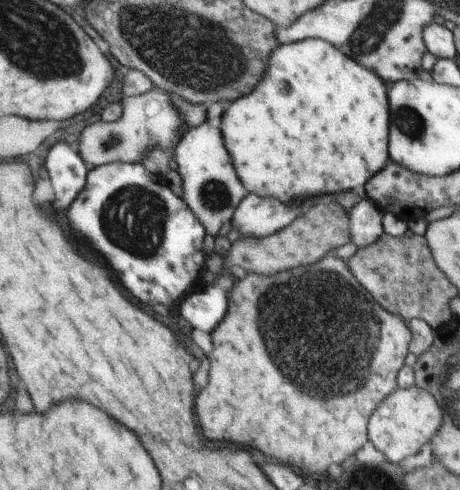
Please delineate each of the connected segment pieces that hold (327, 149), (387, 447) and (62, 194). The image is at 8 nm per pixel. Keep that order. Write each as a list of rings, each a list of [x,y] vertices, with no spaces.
[[[318,38],[280,44],[269,56],[268,66],[256,92],[232,102],[219,126],[234,170],[249,193],[276,198],[284,204],[310,196],[332,199],[338,192],[366,184],[384,168],[390,160],[389,108],[386,86],[378,75],[358,66],[340,49]]]
[[[417,387],[397,388],[374,409],[368,424],[368,438],[390,462],[414,456],[426,442],[432,442],[443,423],[443,409],[431,392]]]
[[[64,142],[54,144],[46,158],[46,170],[50,174],[50,184],[54,188],[54,210],[68,210],[76,200],[76,194],[82,192],[88,168],[82,158]]]

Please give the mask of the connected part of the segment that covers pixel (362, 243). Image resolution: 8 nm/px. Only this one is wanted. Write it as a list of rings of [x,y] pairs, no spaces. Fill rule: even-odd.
[[[364,197],[349,212],[351,242],[358,249],[374,244],[383,236],[382,229],[383,212],[370,198]]]

